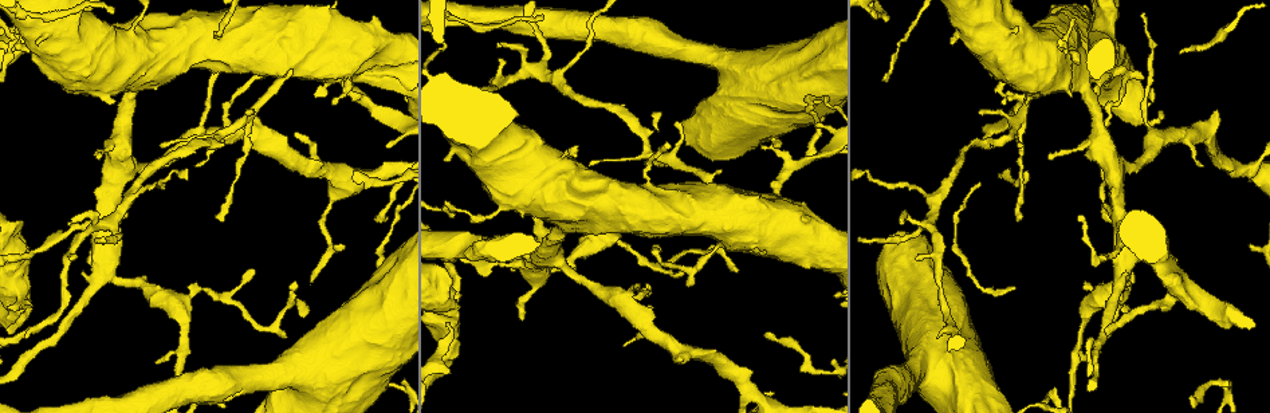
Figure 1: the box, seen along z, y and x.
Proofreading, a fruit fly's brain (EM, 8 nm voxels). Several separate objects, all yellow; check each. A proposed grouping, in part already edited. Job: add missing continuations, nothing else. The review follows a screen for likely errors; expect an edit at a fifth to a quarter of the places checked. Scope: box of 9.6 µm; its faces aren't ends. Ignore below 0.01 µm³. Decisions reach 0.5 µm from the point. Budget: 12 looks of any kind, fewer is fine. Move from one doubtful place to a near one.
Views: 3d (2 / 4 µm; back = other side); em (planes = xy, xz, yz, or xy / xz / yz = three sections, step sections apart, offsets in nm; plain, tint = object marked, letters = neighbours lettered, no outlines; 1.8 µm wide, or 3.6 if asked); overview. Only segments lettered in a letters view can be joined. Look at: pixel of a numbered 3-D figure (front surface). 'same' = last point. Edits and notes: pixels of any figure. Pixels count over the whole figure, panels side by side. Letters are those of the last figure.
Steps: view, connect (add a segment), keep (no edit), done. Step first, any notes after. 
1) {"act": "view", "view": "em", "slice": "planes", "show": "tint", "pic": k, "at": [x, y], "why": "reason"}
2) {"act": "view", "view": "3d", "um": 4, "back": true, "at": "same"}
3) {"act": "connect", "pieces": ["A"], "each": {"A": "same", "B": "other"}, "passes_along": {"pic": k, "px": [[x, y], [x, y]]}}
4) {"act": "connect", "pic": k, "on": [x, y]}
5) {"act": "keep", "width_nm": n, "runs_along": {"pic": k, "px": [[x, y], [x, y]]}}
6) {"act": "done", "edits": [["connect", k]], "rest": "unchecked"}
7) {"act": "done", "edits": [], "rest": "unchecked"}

{"act": "view", "view": "em", "slice": "planes", "show": "tint", "pic": 1, "at": [184, 333], "why": "thick turns thin"}

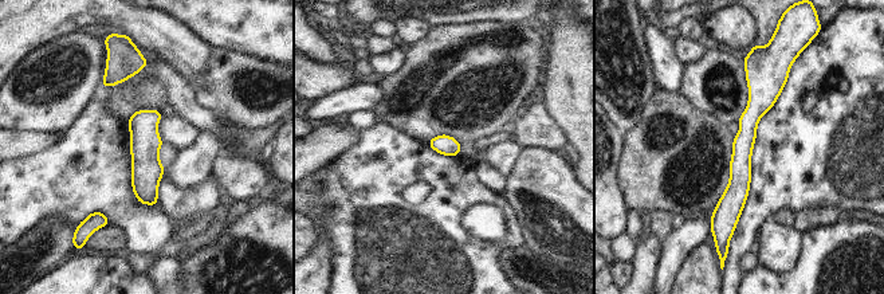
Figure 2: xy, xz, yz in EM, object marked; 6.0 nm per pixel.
{"act": "view", "view": "em", "slice": "planes", "show": "letters", "at": "same", "why": "what lies round it"}

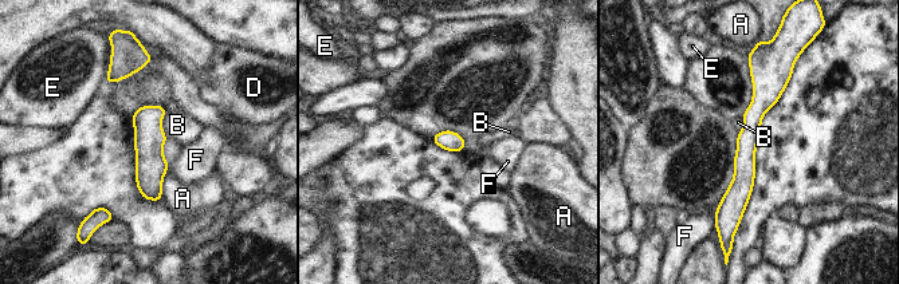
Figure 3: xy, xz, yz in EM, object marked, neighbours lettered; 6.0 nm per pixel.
{"act": "keep", "width_nm": 120, "longest_contact_nm": ["A", 180], "each": {"A": "other", "B": "other", "D": "other", "E": "other", "F": "other"}, "found": "no lettered segment goes on from it"}

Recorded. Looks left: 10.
{"act": "view", "view": "em", "um": 3.6, "slice": "planes", "show": "letters", "pic": 1, "at": [446, 324], "why": "an open end"}

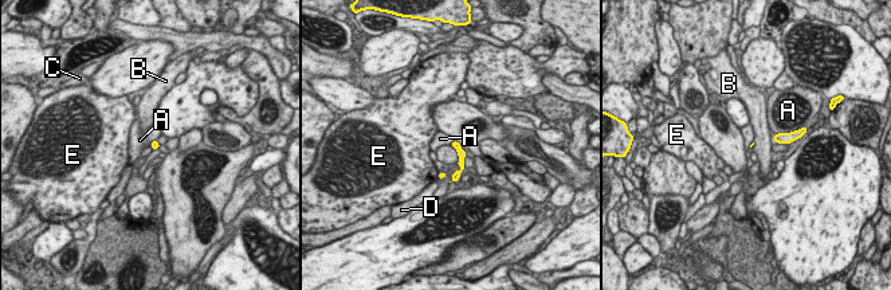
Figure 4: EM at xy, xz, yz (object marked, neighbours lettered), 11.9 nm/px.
{"act": "keep", "each": {"A": "other", "B": "other", "C": "other", "D": "other", "E": "other"}, "runs_along": {"pic": 4, "px": [[454, 144], [460, 151], [455, 179]]}, "found": "none of them fits"}

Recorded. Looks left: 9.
{"act": "view", "view": "em", "slice": "planes", "show": "plain", "pic": 1, "at": [771, 392], "why": "thin end"}

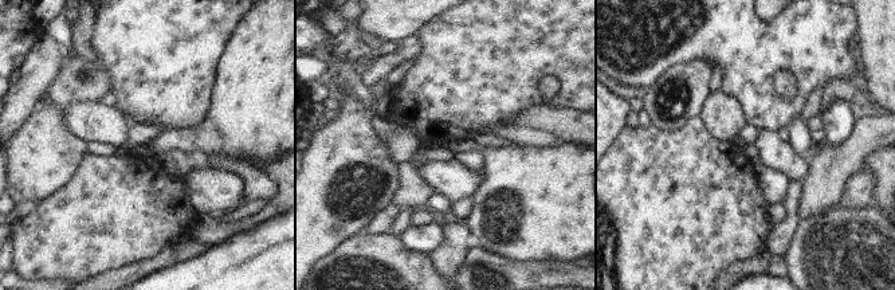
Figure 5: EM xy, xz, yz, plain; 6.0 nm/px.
{"act": "view", "view": "em", "slice": "planes", "show": "letters", "at": "same", "why": "what lies round it"}

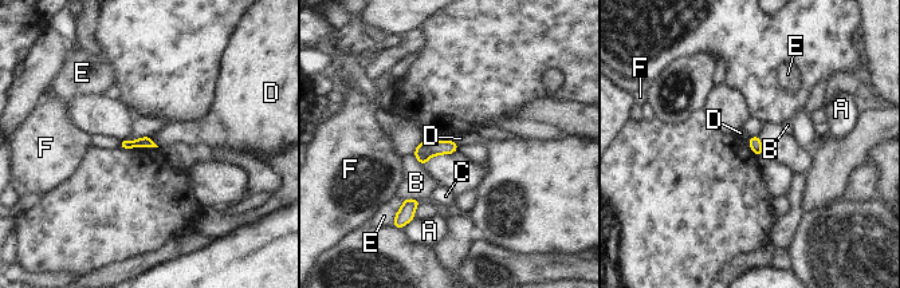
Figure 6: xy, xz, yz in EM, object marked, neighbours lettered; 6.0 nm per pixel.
{"act": "keep", "each": {"A": "other", "B": "other", "C": "other", "D": "other", "E": "other", "F": "other"}, "found": "no lettered segment goes on from it"}

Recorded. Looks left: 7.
{"act": "view", "view": "em", "slice": "yz", "step": 16, "show": "tint", "pic": 1, "at": [1106, 122], "why": "tapers out"}

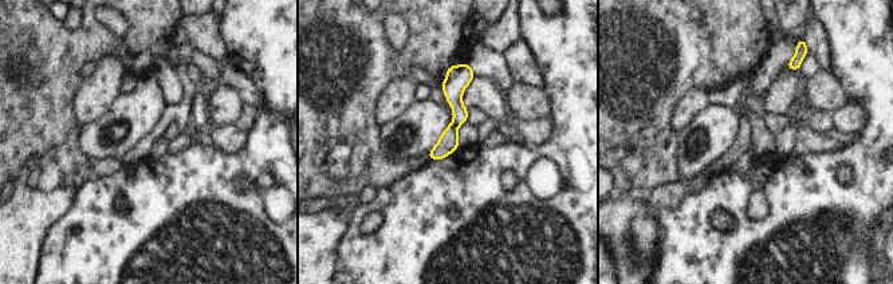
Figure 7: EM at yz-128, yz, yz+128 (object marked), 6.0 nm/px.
{"act": "view", "view": "em", "slice": "planes", "show": "letters", "at": "same", "why": "another direction"}

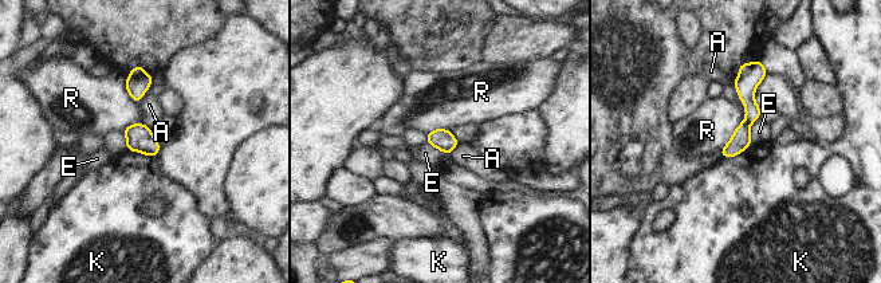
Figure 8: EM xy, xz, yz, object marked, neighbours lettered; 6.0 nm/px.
{"act": "keep", "width_nm": 120, "each": {"A": "other", "E": "other", "K": "other", "R": "other"}, "border": {"pic": 8, "px": [[759, 117], [750, 128], [750, 145]]}, "found": "no lettered segment goes on from it"}

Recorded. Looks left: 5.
{"act": "view", "view": "3d", "um": 2, "pic": 1, "at": [645, 284], "why": "tapers out"}

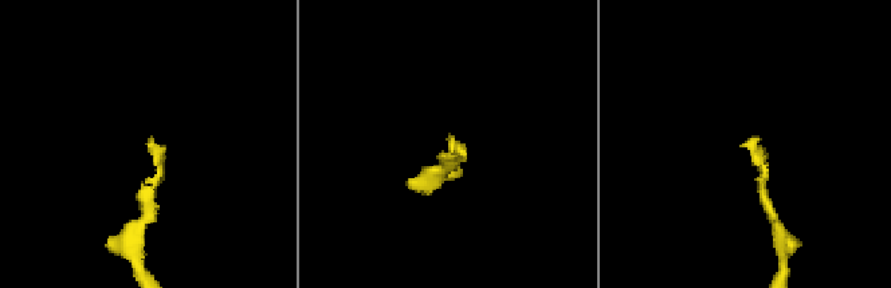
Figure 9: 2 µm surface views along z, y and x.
{"act": "view", "view": "em", "slice": "yz", "step": 4, "show": "tint", "pic": 9, "at": [452, 139], "why": "need the tissue"}

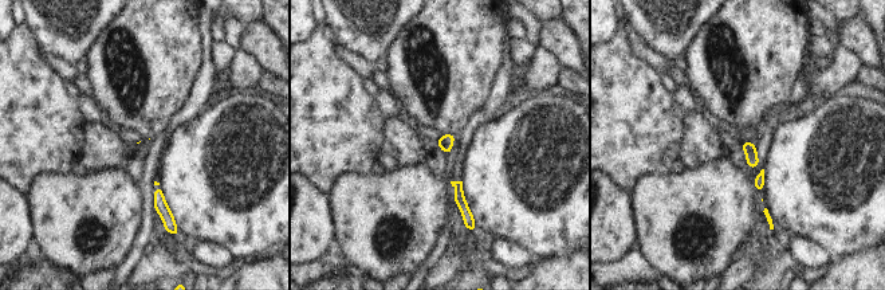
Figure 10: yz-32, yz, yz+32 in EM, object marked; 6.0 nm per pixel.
{"act": "view", "view": "em", "slice": "xy", "step": 16, "show": "letters", "at": "same", "why": "cut it another way"}

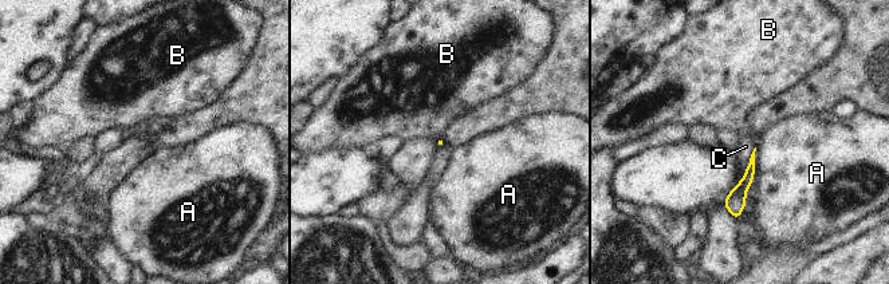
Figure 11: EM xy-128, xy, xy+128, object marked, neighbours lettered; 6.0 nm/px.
{"act": "connect", "pieces": ["C"], "each": {"A": "other", "B": "other", "C": "same"}, "passes_along": {"pic": 11, "px": [[735, 201], [748, 165], [746, 146]]}, "found": "it goes on there"}

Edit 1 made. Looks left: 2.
{"act": "done", "edits": [["connect", 11]], "rest": "unchecked"}

